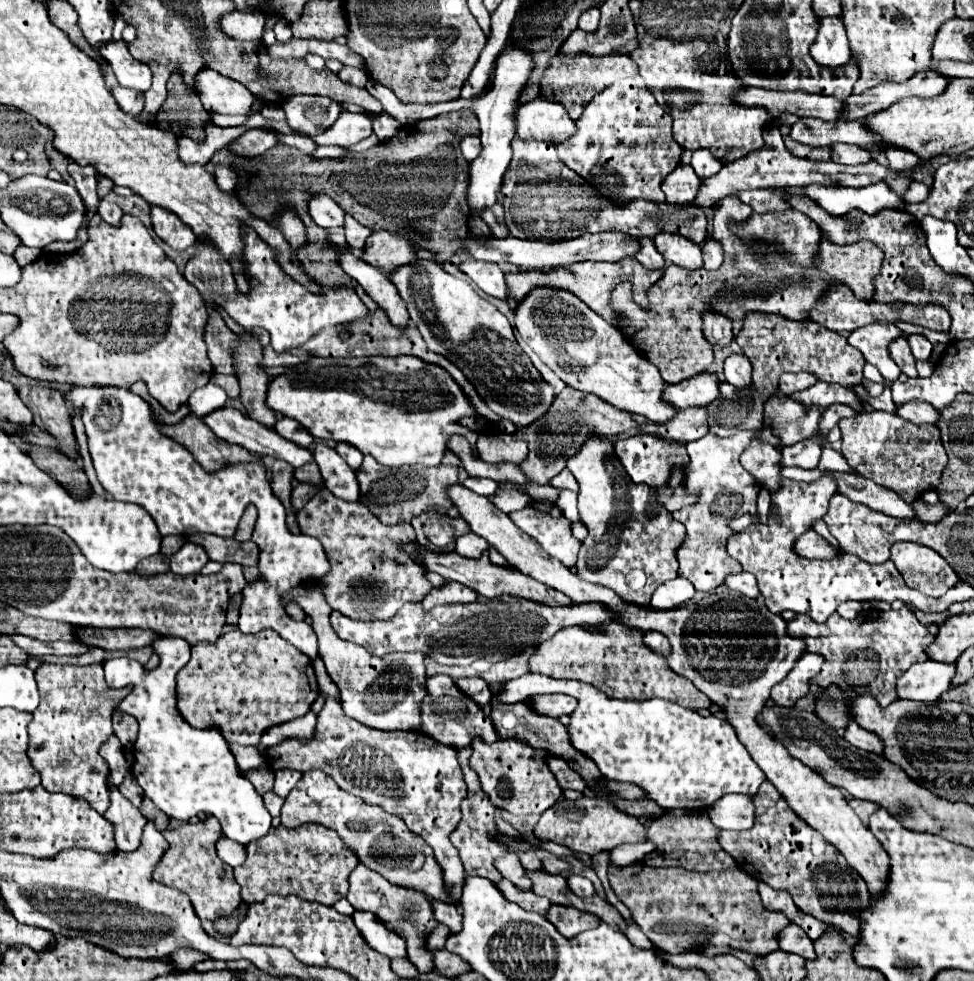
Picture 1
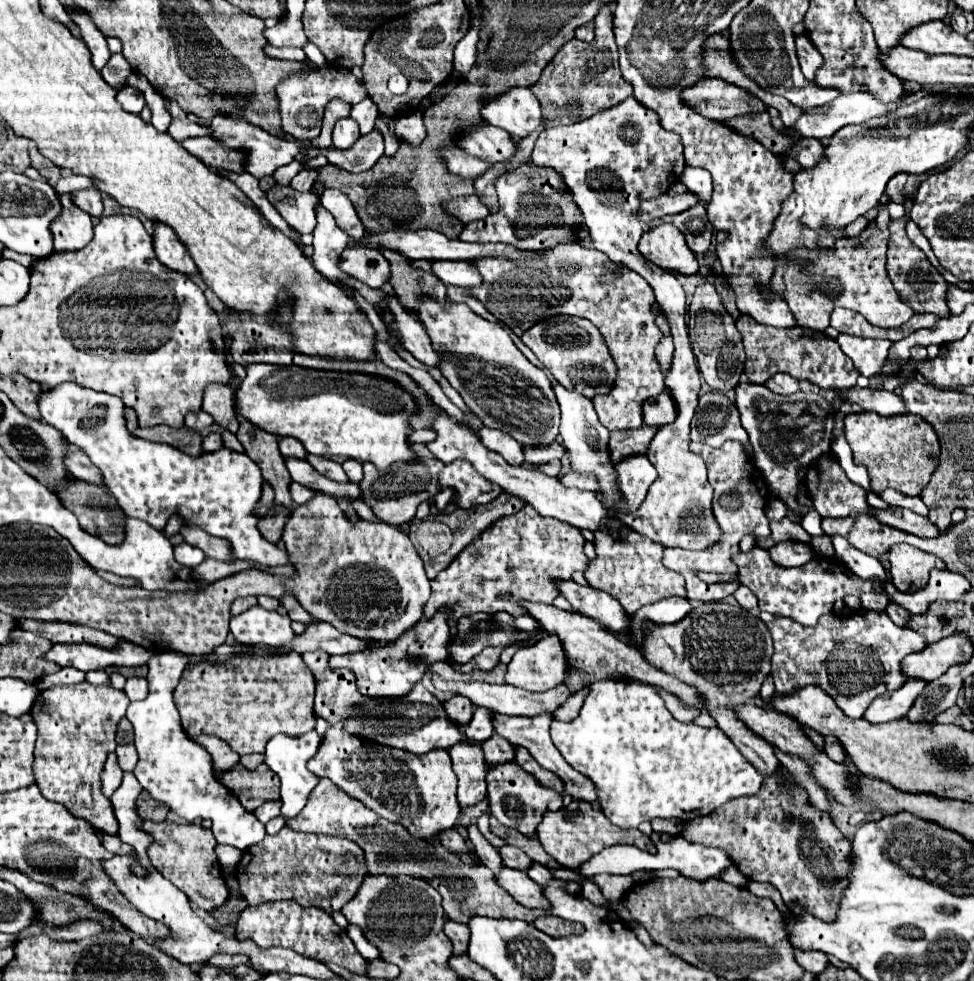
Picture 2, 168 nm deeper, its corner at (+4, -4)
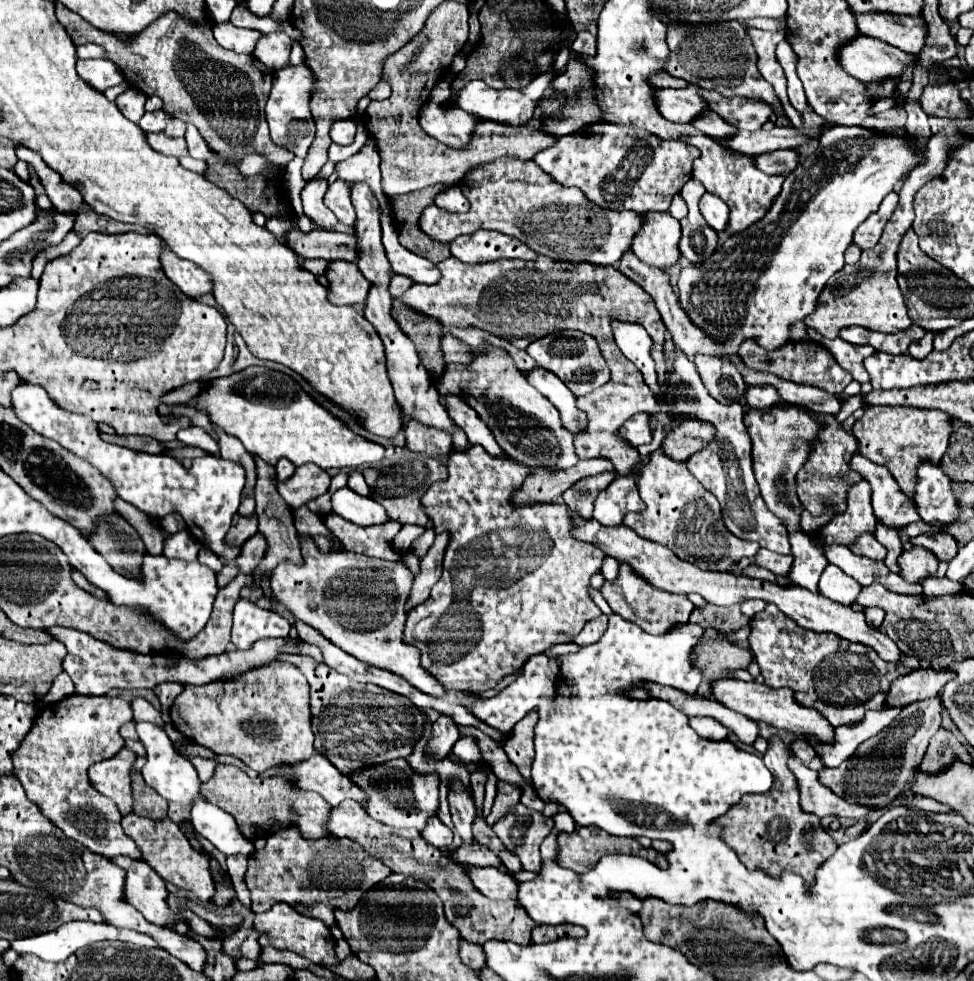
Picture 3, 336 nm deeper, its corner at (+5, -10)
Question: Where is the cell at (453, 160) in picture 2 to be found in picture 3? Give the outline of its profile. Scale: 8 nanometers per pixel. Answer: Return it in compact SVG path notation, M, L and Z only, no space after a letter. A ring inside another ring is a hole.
M442 3L426 21L422 31L410 39L404 47L394 51L382 61L382 81L392 87L392 95L384 101L370 101L366 111L366 129L378 139L378 151L382 157L382 189L388 197L412 193L430 185L458 185L472 167L492 163L500 157L532 159L542 147L550 147L554 137L544 133L526 133L528 129L514 129L494 121L482 121L476 127L474 143L464 149L450 149L440 145L432 137L420 131L418 111L430 89L446 75L454 55L468 41L468 7L462 3Z

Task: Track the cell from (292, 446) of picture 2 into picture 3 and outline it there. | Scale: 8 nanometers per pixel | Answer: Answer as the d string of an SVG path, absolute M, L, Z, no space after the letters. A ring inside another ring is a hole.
M282 457L278 463L276 463L276 471L278 471L278 479L280 481L284 481L284 479L288 479L292 473L294 473L294 463L290 463L290 459L286 459L286 457Z

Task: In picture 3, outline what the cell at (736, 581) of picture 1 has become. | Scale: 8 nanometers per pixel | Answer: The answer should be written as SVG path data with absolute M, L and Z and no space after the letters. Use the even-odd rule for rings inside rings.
M744 601L742 605L740 605L740 609L742 609L742 613L748 617L748 619L752 619L756 613L760 613L762 609L766 607L766 603L764 601Z

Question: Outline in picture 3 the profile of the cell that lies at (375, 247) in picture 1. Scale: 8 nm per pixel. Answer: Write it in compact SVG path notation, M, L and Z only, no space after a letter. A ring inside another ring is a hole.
M332 261L328 265L326 277L330 281L330 301L340 305L366 303L372 283L362 275L352 261Z

